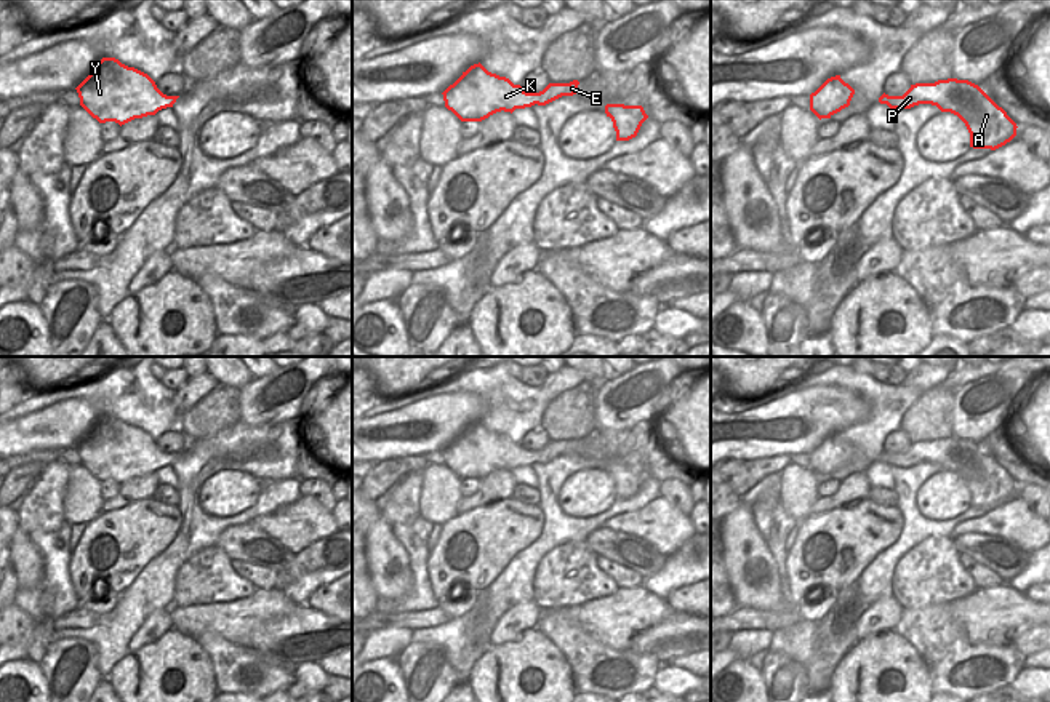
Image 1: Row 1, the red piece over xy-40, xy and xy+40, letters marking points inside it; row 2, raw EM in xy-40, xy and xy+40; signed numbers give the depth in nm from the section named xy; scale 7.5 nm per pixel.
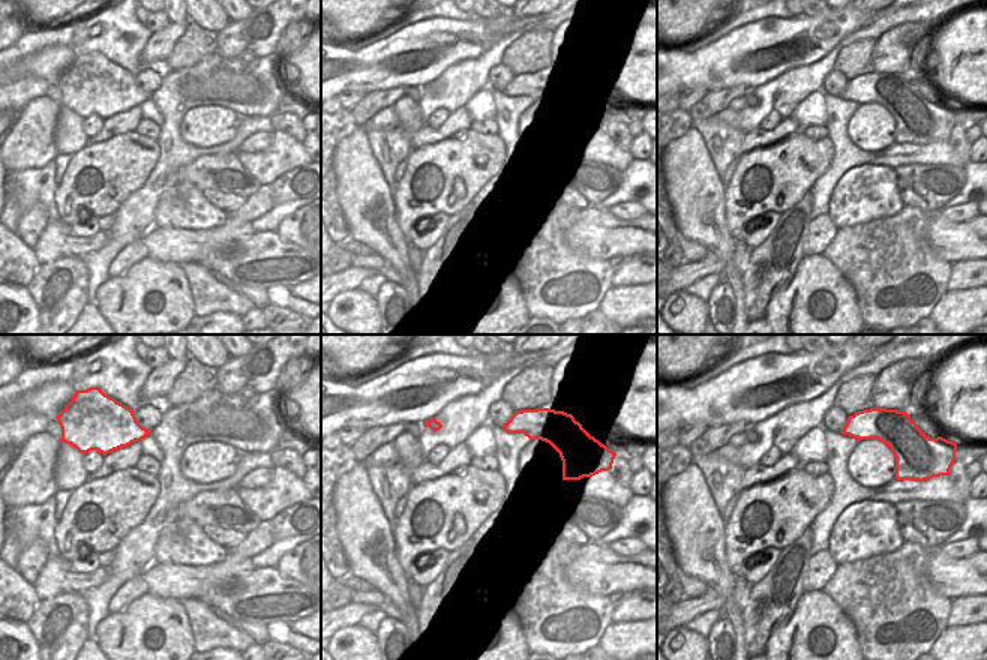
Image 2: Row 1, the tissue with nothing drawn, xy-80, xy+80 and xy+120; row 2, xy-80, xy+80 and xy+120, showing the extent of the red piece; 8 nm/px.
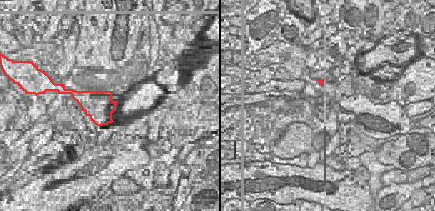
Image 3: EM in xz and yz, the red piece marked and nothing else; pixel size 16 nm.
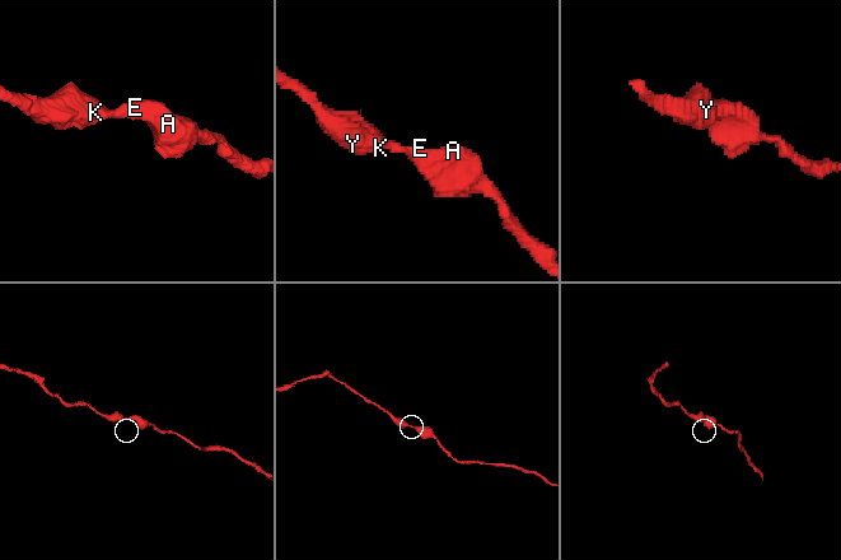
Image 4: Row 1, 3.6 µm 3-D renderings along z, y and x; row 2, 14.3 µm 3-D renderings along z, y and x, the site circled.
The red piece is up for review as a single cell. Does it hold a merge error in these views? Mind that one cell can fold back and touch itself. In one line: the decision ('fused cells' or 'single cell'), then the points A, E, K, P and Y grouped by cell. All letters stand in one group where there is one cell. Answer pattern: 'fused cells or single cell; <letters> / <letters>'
single cell; A E K P Y

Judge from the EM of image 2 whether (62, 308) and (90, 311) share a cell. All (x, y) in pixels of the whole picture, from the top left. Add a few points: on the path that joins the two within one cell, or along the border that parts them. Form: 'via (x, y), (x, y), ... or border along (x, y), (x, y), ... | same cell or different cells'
border along (89, 302), (77, 318) | different cells

